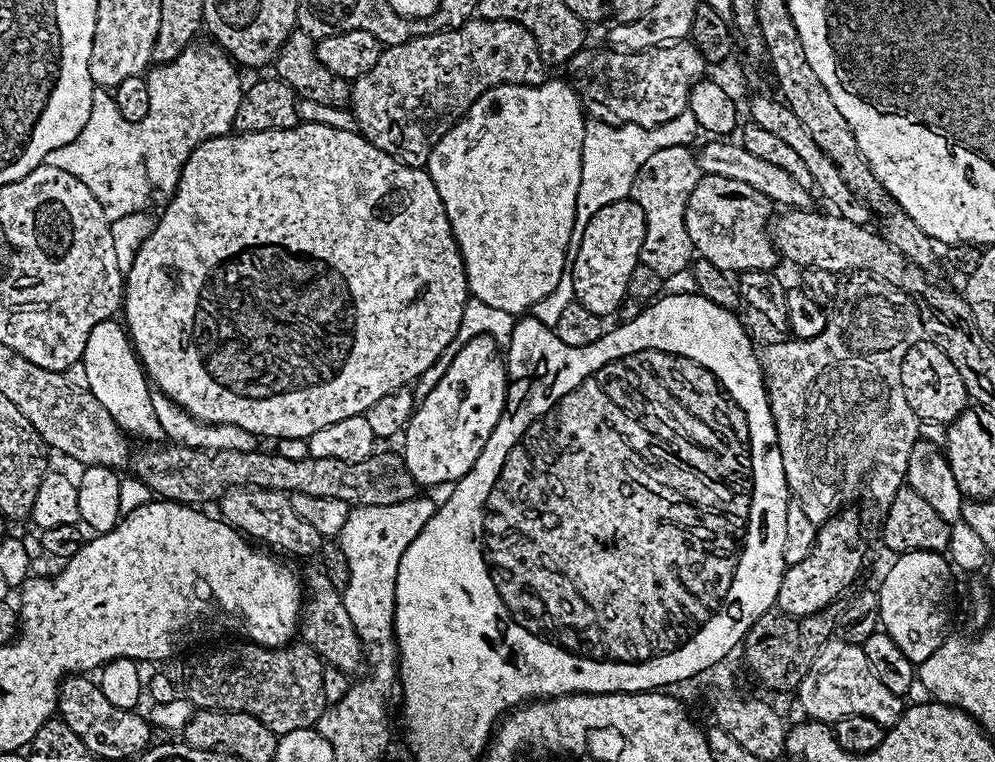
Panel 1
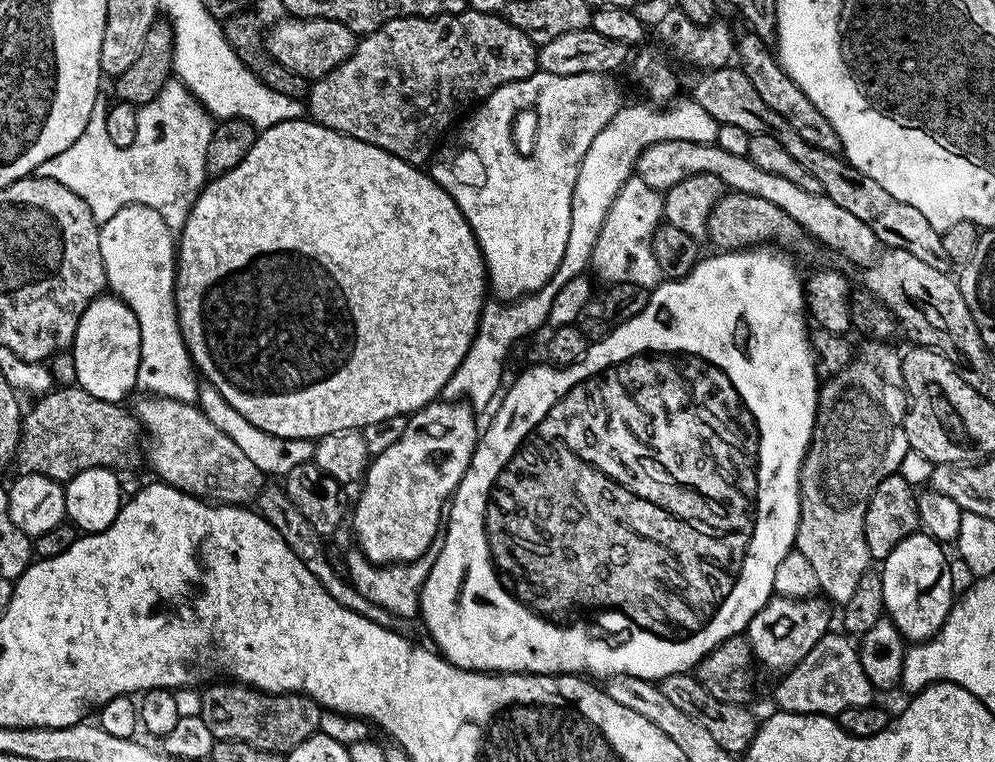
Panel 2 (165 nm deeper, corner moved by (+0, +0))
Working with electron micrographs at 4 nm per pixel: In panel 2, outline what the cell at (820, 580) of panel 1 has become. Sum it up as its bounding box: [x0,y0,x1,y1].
[746,595,832,674]

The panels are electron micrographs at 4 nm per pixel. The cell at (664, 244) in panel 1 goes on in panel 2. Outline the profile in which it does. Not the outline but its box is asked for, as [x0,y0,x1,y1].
[590,176,663,290]

